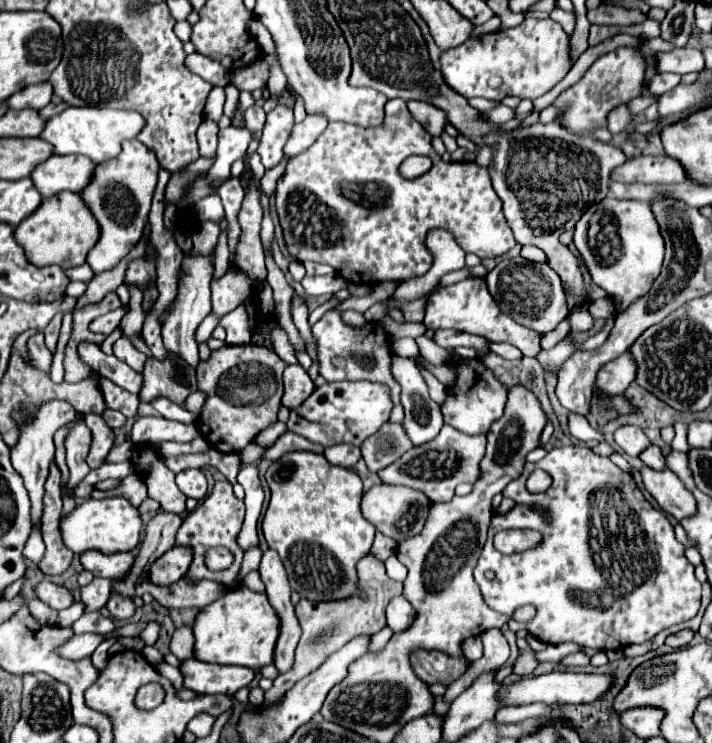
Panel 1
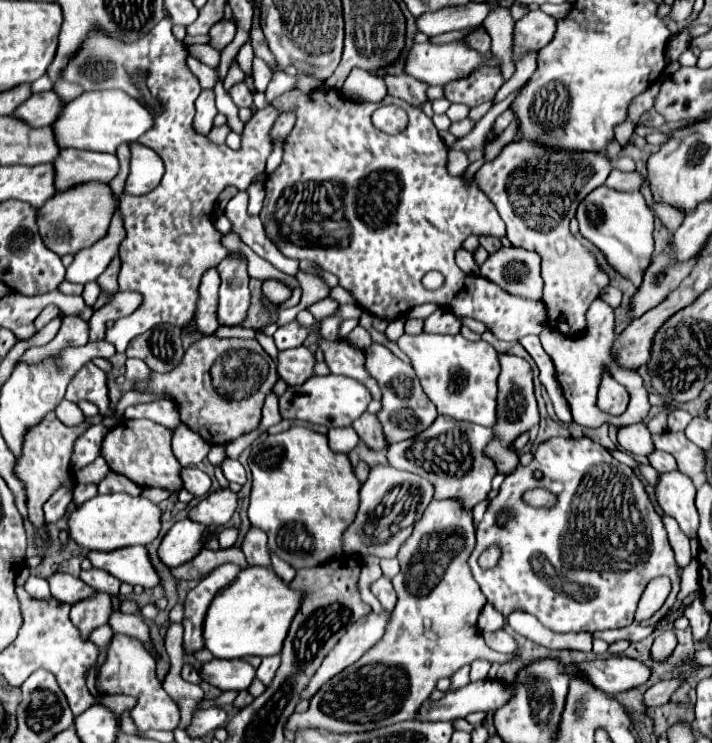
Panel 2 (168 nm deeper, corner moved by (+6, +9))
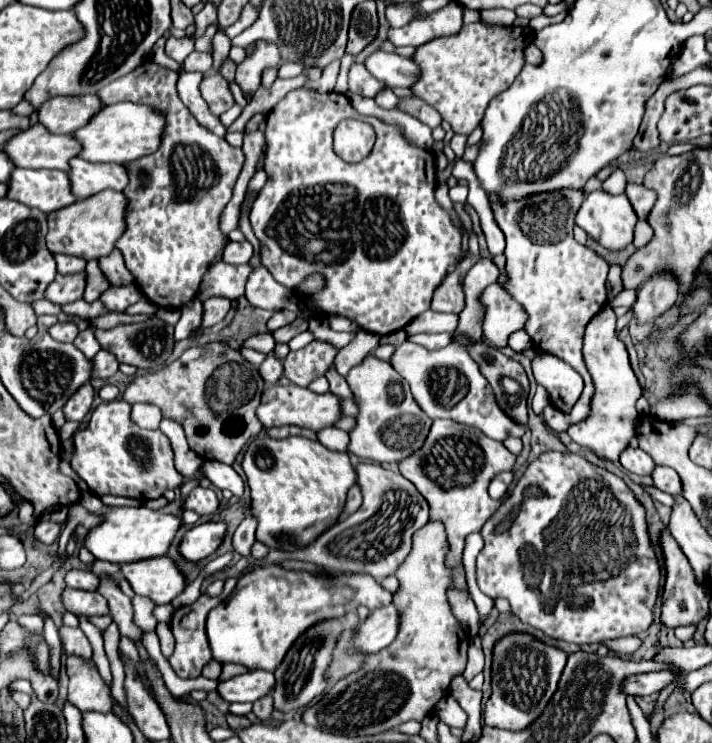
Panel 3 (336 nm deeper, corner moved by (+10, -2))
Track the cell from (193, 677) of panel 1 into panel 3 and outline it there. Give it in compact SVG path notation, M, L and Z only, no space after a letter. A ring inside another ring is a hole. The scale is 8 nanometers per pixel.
M248 670L232 680L220 682L218 692L228 702L256 702L274 690L276 678L268 670Z

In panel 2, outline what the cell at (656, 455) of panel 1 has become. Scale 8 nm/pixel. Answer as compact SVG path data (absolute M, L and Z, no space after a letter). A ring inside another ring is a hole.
M652 451L648 455L648 461L650 465L658 471L658 473L666 473L666 471L674 471L676 469L676 461L672 455L664 453L664 451Z

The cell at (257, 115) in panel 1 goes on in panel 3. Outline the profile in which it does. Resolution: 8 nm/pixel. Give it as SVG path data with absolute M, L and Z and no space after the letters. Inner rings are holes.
M210 72L204 76L200 84L200 92L202 92L202 98L208 102L212 114L216 116L226 112L234 104L234 98L228 90L228 82L218 72Z

